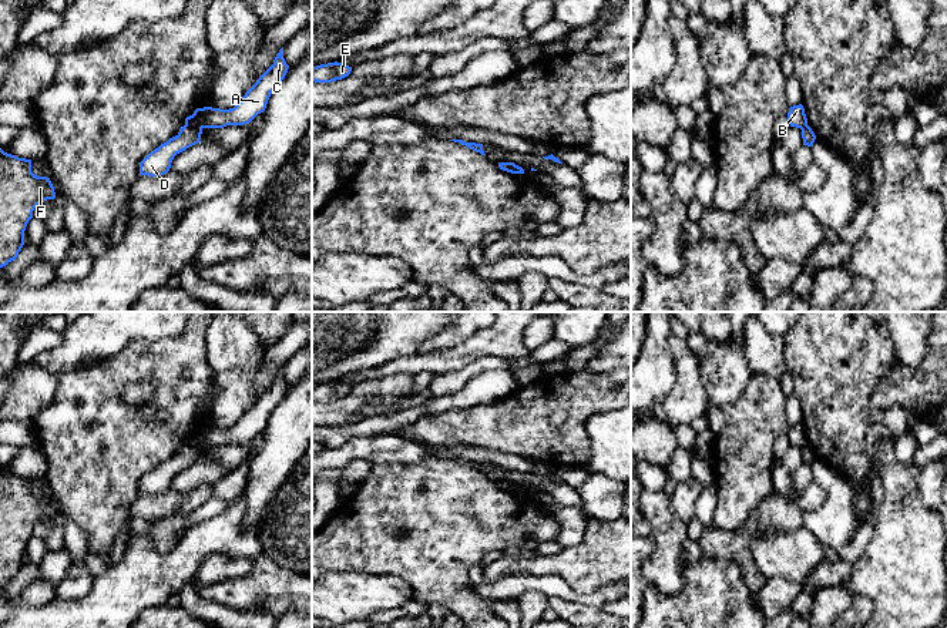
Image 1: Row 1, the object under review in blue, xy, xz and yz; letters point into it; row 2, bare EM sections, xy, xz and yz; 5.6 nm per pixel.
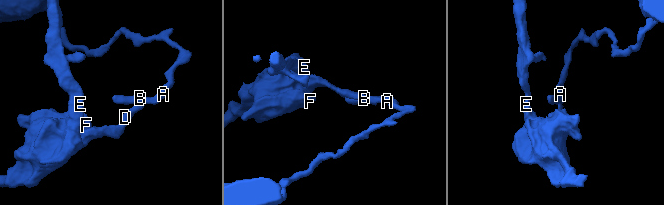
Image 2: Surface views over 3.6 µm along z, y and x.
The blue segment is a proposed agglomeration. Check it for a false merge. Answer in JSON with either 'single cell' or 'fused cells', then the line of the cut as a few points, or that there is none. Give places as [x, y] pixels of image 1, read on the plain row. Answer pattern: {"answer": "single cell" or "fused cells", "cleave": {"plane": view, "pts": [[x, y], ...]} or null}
{"answer": "fused cells", "cleave": {"plane": "xy", "pts": [[185, 443], [201, 447]]}}

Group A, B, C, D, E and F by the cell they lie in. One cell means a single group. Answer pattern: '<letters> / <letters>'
A B C / D E F

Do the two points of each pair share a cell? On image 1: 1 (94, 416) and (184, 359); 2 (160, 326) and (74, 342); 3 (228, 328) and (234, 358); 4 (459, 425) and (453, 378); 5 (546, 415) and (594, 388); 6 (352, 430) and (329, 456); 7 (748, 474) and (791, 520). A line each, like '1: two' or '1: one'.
1: one
2: one
3: one
4: two
5: one
6: two
7: two

